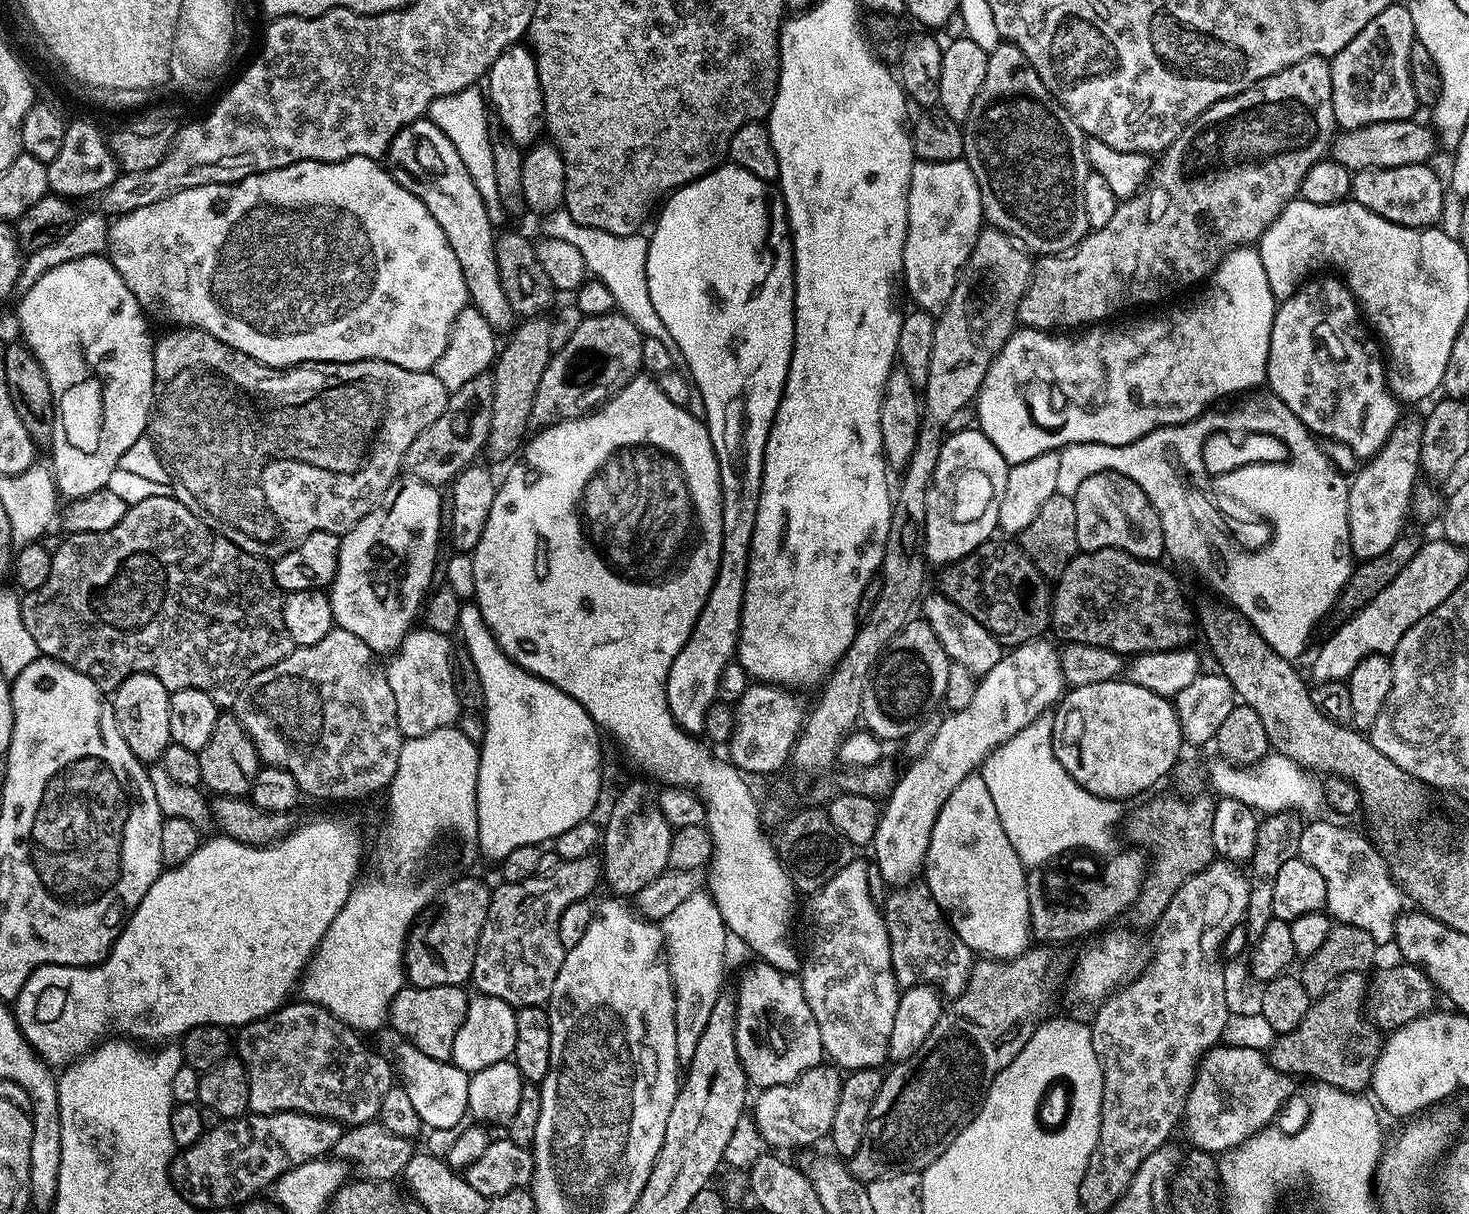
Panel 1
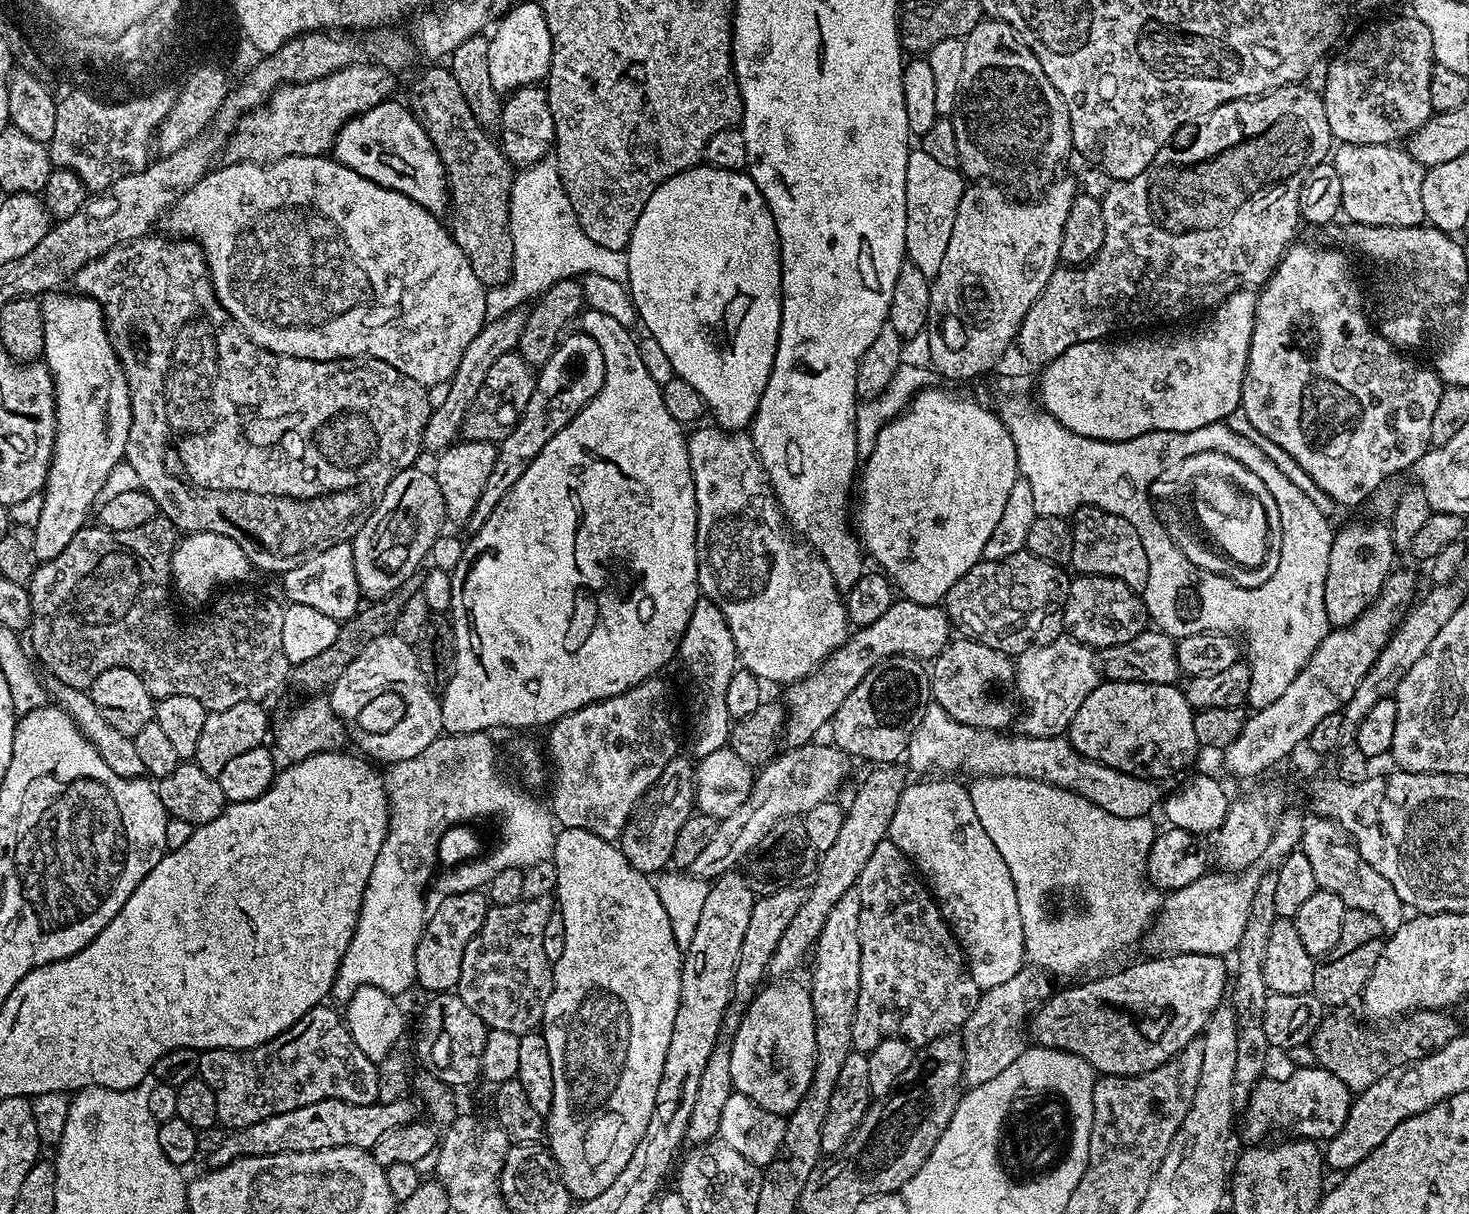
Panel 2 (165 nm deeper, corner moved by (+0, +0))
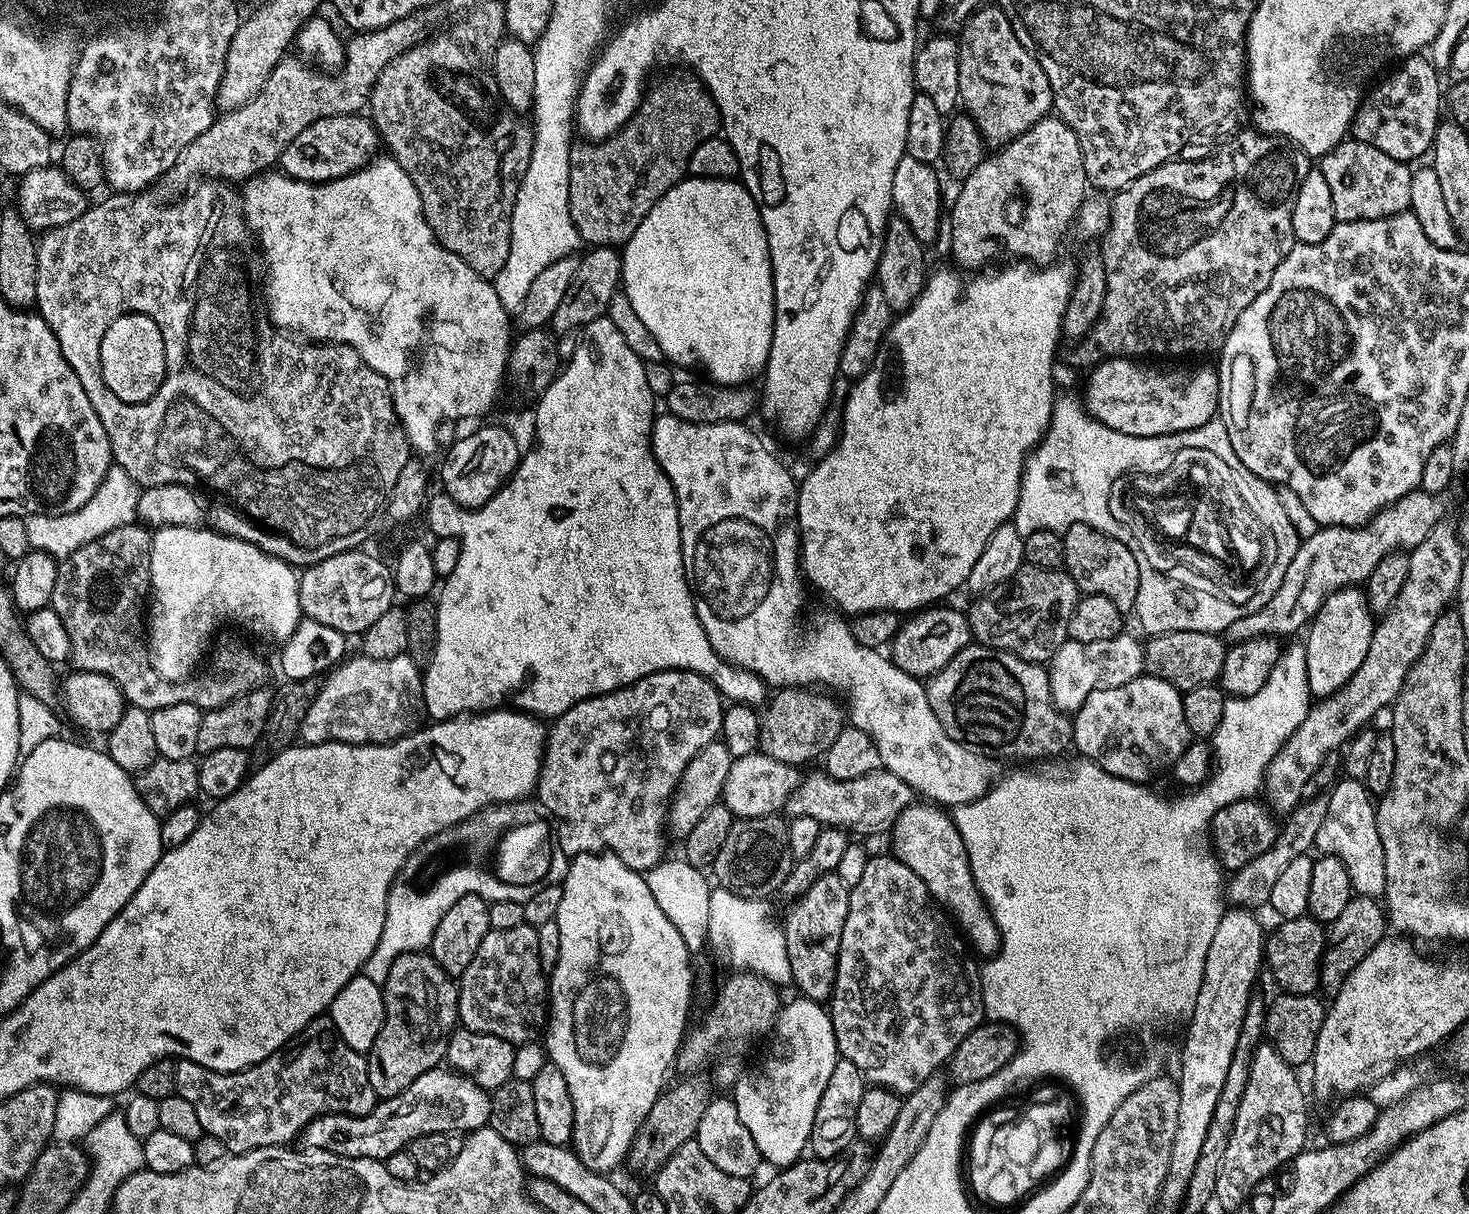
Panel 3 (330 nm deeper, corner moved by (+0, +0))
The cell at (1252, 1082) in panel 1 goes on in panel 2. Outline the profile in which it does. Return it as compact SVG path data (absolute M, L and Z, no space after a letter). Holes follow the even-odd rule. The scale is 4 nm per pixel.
M1322 1067L1297 1068L1285 1080L1262 1078L1248 1099L1244 1120L1248 1123L1248 1132L1252 1136L1264 1136L1275 1128L1281 1128L1284 1134L1296 1138L1327 1142L1333 1140L1346 1126L1348 1111L1354 1099L1348 1091L1346 1082L1334 1078L1330 1070Z

